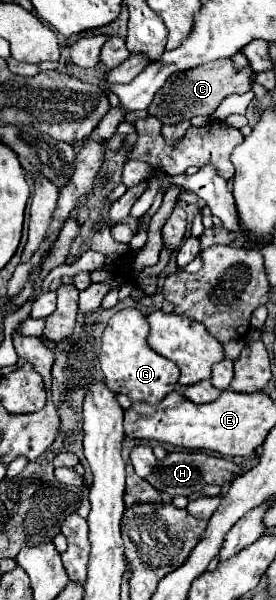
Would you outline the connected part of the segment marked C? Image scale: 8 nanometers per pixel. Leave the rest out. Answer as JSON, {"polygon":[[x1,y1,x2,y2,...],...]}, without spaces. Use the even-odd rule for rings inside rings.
{"polygon":[[232,58,216,60,212,64,204,64,188,72,178,72,176,76,170,76,166,84,156,92,152,104,148,106,148,114,158,118,162,124,176,124,180,120,190,120,192,116,210,116,226,96,248,92,252,88,250,76,252,68,248,66,236,72]]}

